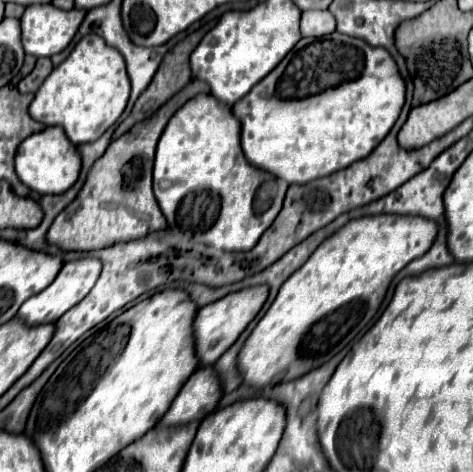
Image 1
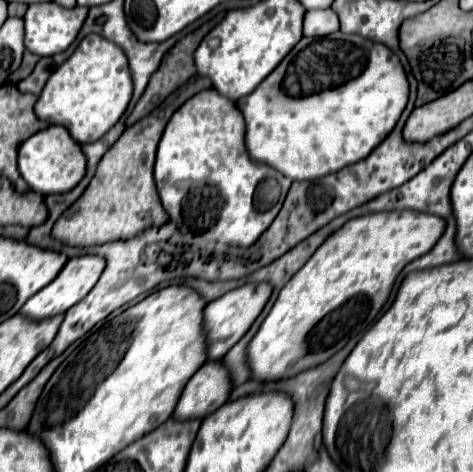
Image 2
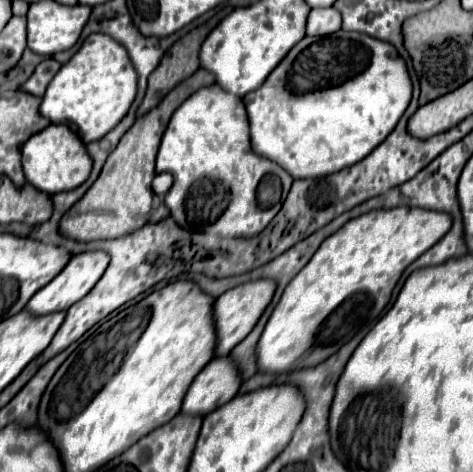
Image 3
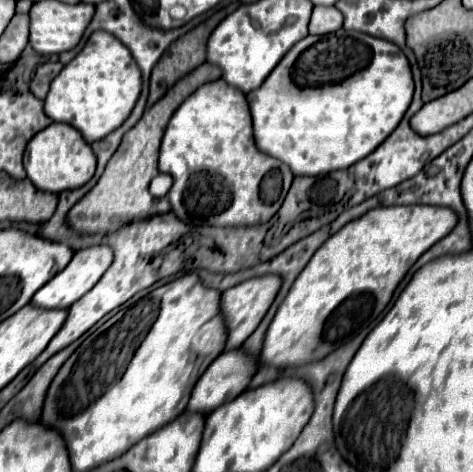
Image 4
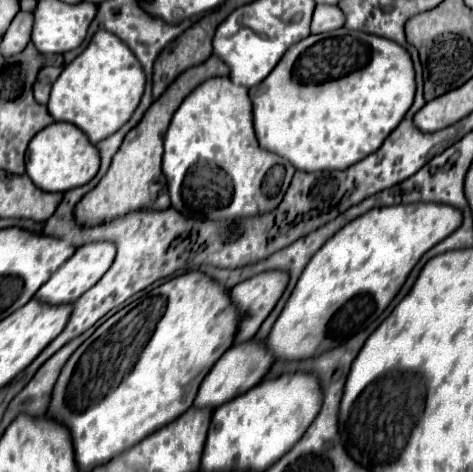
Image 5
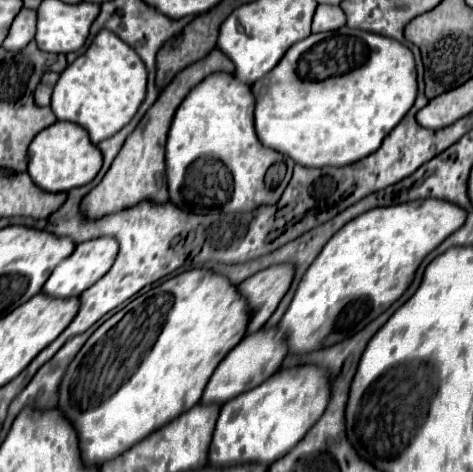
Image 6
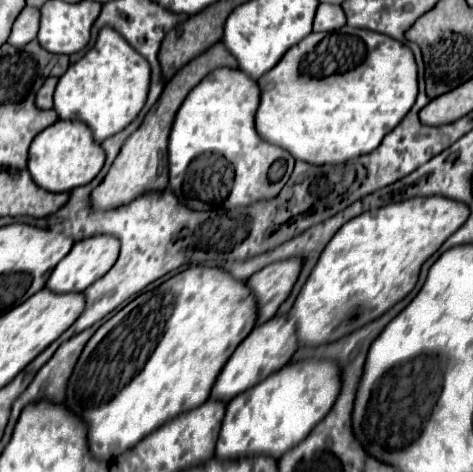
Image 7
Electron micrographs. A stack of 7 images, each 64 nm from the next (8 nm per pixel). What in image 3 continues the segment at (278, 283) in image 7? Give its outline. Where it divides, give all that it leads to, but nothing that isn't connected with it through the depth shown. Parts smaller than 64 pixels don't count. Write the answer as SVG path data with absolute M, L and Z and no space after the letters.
M252 280L244 282L232 290L226 290L222 296L216 298L214 304L214 322L218 330L218 342L216 342L216 356L228 356L236 344L240 344L256 326L260 316L264 314L266 306L270 304L272 296L276 292L274 280Z

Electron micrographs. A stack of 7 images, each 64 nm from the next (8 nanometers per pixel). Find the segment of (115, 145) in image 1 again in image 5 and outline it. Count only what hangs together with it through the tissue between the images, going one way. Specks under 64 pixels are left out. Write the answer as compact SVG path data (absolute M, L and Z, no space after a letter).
M210 56L206 62L188 68L184 74L180 74L170 86L168 90L148 108L148 112L144 114L144 118L140 120L140 124L136 128L132 128L120 150L116 152L106 176L98 182L98 186L94 190L90 190L80 204L76 206L76 222L82 226L98 226L104 224L116 216L122 216L130 210L140 210L140 208L156 208L156 210L164 210L170 206L170 198L168 198L168 190L162 188L158 194L152 194L150 186L156 182L164 182L164 174L162 174L162 140L166 134L166 128L172 120L172 114L176 112L176 108L182 104L182 100L200 84L204 82L208 76L228 76L228 66L218 58L218 56Z

